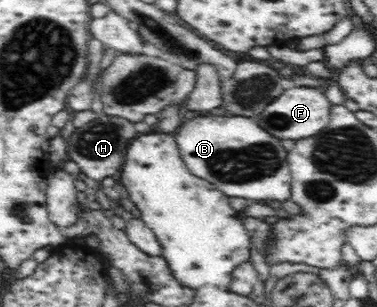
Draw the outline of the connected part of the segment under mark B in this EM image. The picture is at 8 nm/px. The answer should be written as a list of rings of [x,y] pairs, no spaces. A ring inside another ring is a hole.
[[[231,114],[196,117],[185,120],[180,130],[177,130],[174,135],[179,158],[182,158],[187,170],[198,178],[212,182],[224,194],[250,198],[250,200],[282,200],[282,202],[291,198],[291,172],[288,170],[287,150],[284,148],[282,139],[270,136],[270,133],[263,129],[254,118]]]

